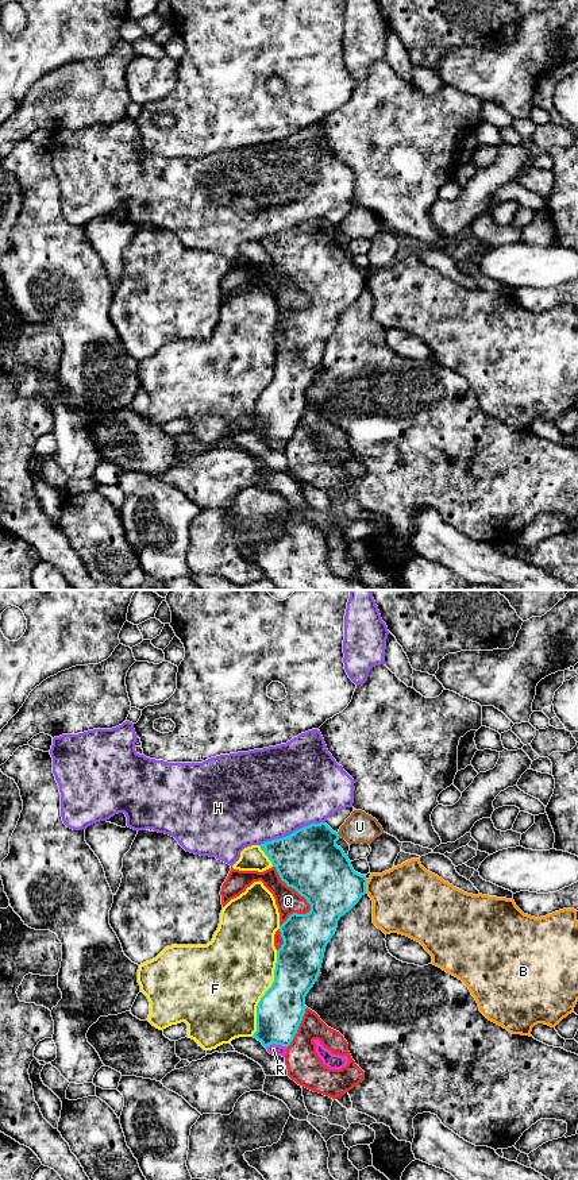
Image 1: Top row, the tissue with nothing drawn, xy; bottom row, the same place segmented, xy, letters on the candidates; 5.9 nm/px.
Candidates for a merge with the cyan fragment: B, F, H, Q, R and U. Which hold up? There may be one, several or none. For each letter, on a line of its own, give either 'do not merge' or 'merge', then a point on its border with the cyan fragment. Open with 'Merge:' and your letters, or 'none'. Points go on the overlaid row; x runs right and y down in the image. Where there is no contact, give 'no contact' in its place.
Merge: none
B: do not merge; contact xy (365, 886)
F: do not merge; contact xy (265, 994)
H: do not merge; contact xy (292, 833)
Q: do not merge; contact xy (307, 901)
R: do not merge; contact xy (276, 1044)
U: do not merge; contact xy (338, 835)

